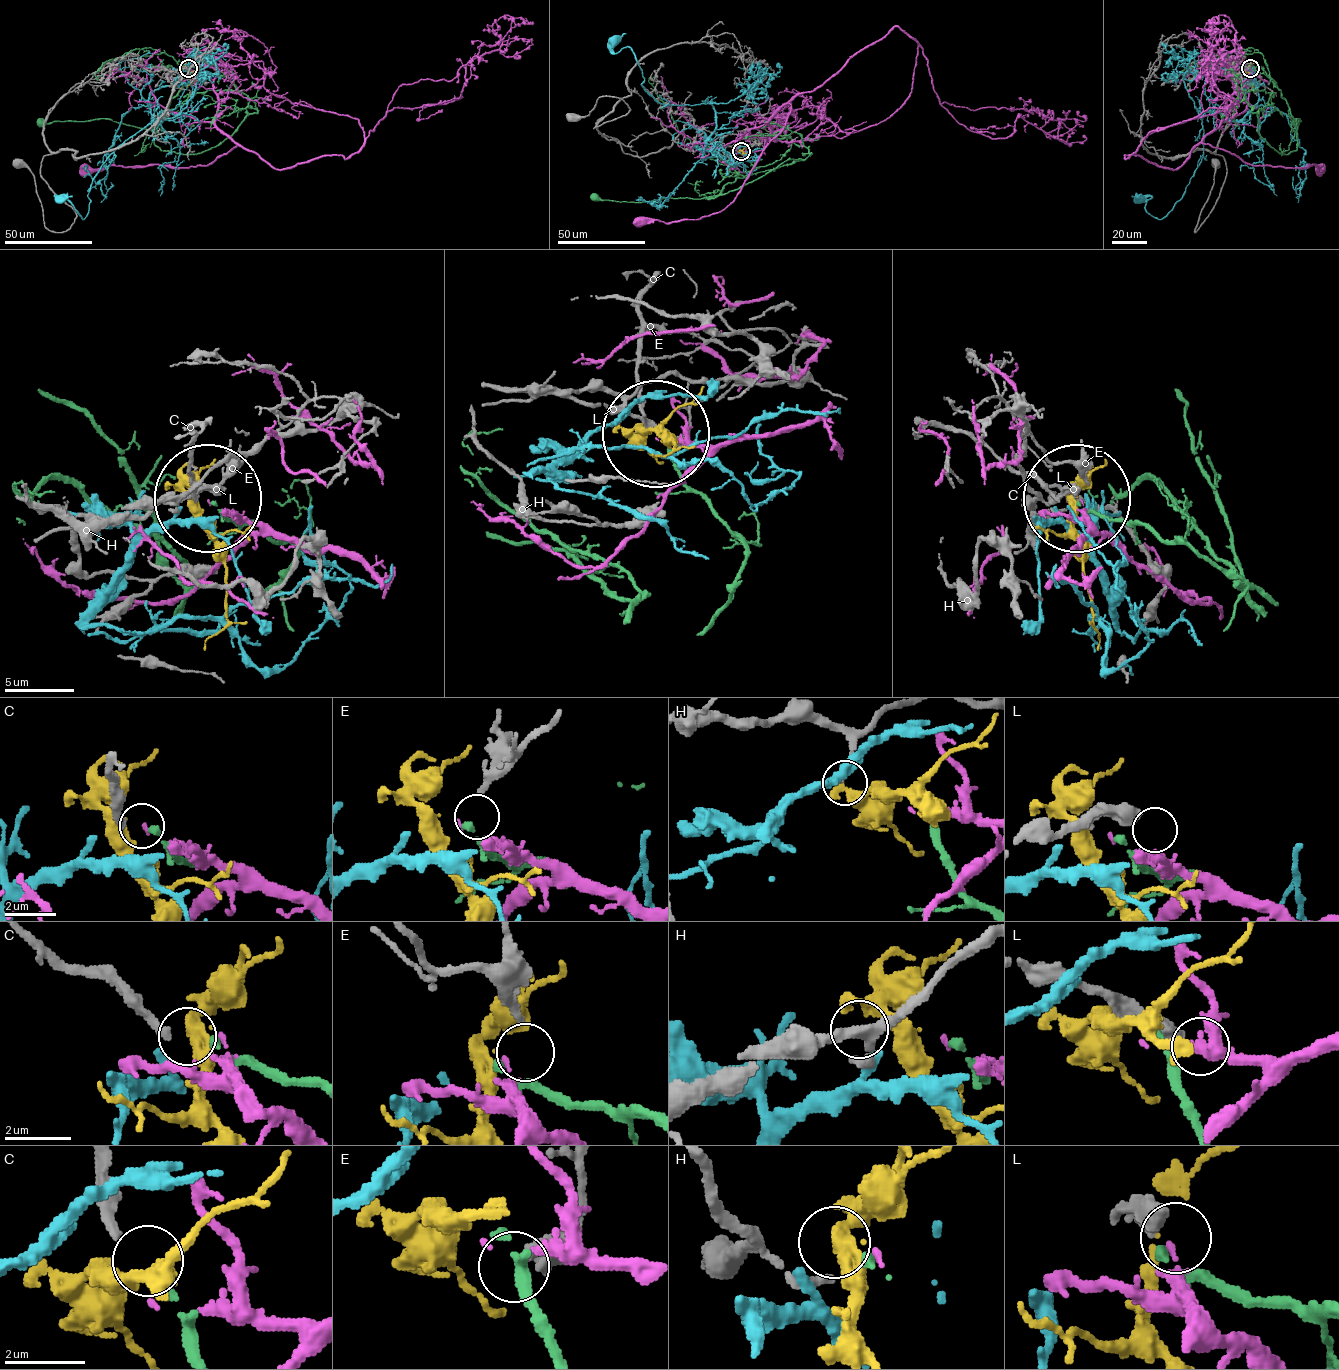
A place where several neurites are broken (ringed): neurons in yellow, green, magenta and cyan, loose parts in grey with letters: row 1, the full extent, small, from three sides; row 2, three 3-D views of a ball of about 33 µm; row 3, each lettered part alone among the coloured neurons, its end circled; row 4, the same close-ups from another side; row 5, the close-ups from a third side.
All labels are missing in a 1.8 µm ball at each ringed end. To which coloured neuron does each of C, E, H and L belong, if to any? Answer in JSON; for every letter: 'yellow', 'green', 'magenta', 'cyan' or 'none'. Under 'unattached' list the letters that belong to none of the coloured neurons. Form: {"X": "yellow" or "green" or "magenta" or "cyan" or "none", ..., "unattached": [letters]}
{"C": "green", "E": "none", "H": "yellow", "L": "none", "unattached": ["E", "L"]}

